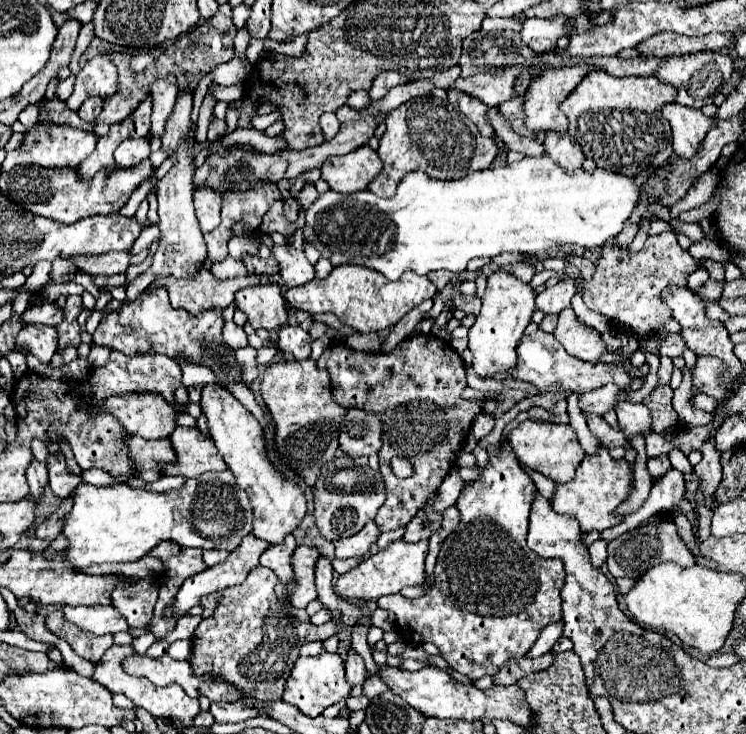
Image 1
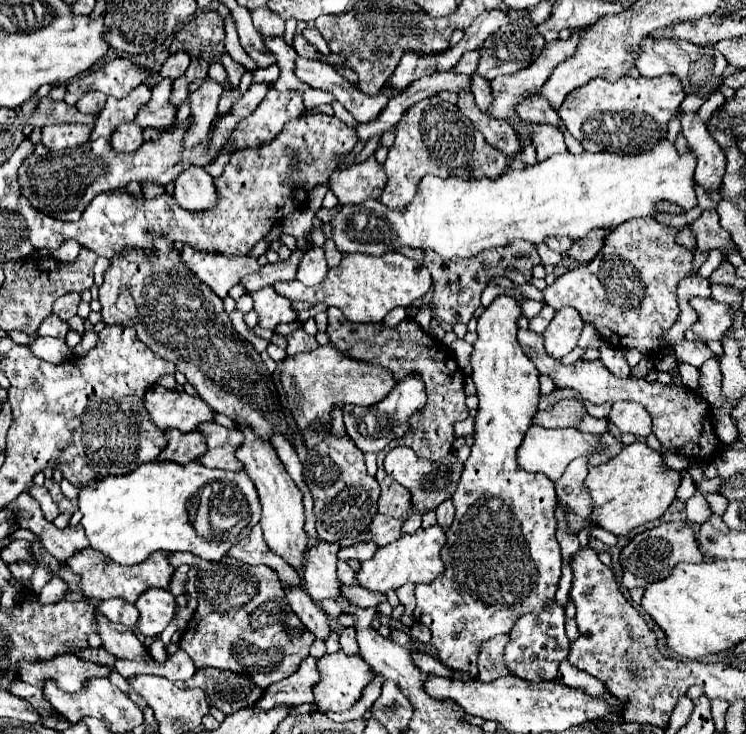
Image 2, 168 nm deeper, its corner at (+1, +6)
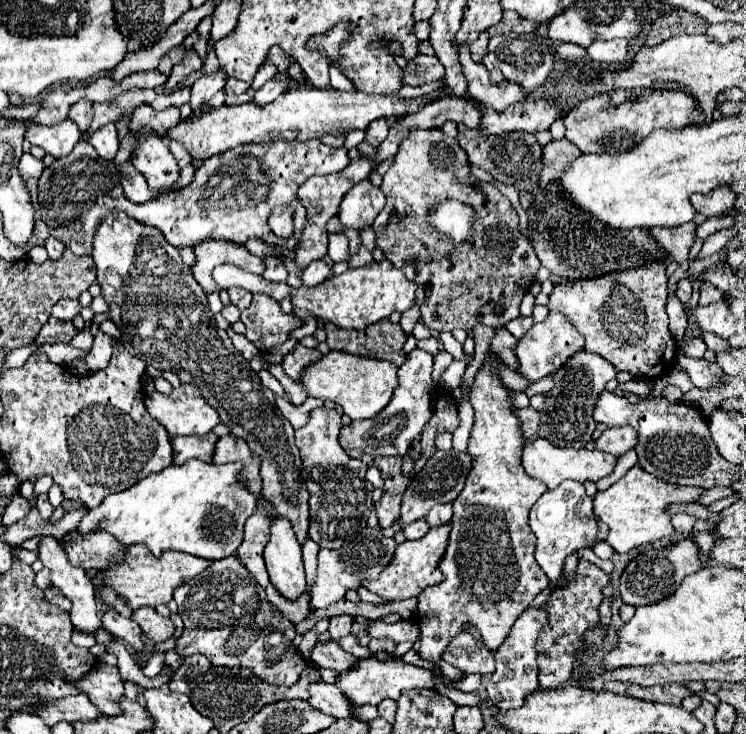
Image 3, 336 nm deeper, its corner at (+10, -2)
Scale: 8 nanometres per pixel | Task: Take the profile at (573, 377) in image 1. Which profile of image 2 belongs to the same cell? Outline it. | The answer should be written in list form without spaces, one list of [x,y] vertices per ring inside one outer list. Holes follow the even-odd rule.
[[[519,329],[517,339],[539,373],[549,375],[553,379],[555,387],[571,387],[585,401],[589,401],[593,405],[617,403],[617,401],[641,403],[653,419],[653,433],[661,441],[663,451],[677,453],[681,457],[687,457],[693,463],[711,463],[721,453],[719,447],[725,447],[725,443],[717,441],[711,405],[699,393],[685,389],[685,387],[677,387],[673,383],[671,385],[663,385],[659,381],[647,383],[645,379],[631,379],[631,377],[619,379],[619,377],[611,375],[599,359],[577,361],[573,365],[561,365],[557,359],[549,359],[549,355],[545,353],[543,335],[534,333],[529,329]]]

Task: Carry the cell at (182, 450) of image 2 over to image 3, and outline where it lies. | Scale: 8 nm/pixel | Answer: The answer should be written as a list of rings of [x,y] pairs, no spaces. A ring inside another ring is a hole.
[[[208,433],[202,437],[174,437],[172,439],[172,449],[174,449],[174,465],[182,465],[190,459],[200,459],[200,461],[212,461],[212,447],[216,443],[216,435]]]

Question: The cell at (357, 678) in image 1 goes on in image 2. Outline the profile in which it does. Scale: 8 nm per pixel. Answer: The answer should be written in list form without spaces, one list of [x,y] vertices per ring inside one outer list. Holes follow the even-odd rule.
[[[343,627],[341,629],[341,647],[343,647],[343,651],[347,653],[347,655],[355,655],[357,653],[357,639],[355,639],[355,631],[353,631],[353,627]]]

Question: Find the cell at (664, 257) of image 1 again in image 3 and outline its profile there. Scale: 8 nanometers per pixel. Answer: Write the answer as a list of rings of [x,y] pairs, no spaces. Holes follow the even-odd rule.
[[[650,259],[640,267],[620,273],[562,281],[554,285],[546,307],[548,311],[558,311],[568,317],[586,339],[586,351],[602,355],[618,371],[628,371],[634,377],[656,379],[672,367],[676,355],[676,341],[668,329],[666,297],[666,263],[664,259]]]

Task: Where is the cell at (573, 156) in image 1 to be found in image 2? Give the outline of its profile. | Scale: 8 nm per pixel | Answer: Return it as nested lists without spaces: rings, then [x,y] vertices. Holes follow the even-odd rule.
[[[531,95],[517,107],[519,117],[527,117],[533,123],[549,123],[553,127],[561,125],[561,119],[553,107],[549,107],[547,99],[541,99],[541,95]]]

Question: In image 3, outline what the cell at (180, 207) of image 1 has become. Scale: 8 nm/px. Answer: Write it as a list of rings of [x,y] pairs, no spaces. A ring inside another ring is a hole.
[[[222,69],[216,71],[216,73],[212,73],[212,75],[200,77],[192,85],[192,99],[190,99],[192,111],[196,111],[202,105],[206,105],[212,99],[212,95],[216,95],[224,85],[226,85],[226,73]]]

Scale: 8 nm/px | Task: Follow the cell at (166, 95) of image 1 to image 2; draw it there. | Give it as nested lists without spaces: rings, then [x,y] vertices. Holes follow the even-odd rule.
[[[177,51],[177,53],[173,53],[167,61],[165,61],[165,65],[161,67],[161,71],[159,71],[159,75],[161,77],[171,77],[171,79],[177,79],[177,77],[181,77],[183,75],[183,71],[189,67],[189,55],[185,55],[185,51]]]

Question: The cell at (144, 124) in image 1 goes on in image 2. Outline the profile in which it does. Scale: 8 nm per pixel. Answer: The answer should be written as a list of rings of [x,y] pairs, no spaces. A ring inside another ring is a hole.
[[[163,79],[159,85],[153,87],[153,97],[151,101],[141,107],[141,111],[137,113],[135,123],[139,127],[153,127],[153,129],[163,129],[165,125],[173,123],[177,109],[173,105],[169,105],[169,95],[173,89],[173,81],[171,79]]]

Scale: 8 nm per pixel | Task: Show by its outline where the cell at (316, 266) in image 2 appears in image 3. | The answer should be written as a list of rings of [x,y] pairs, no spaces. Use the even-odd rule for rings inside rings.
[[[318,259],[318,261],[312,261],[304,271],[302,271],[302,285],[304,287],[316,287],[320,283],[324,283],[328,277],[332,275],[330,267]]]

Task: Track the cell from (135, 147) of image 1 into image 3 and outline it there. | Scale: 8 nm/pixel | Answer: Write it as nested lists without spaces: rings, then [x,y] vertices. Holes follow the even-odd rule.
[[[108,123],[100,127],[88,141],[98,151],[98,155],[102,155],[104,159],[114,159],[118,151],[118,129],[114,123]]]

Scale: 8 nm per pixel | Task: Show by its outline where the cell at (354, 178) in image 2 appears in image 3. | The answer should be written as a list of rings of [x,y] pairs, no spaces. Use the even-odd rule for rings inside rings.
[[[368,179],[356,183],[352,191],[344,195],[338,209],[338,219],[352,229],[364,229],[374,223],[376,215],[384,209],[386,197],[380,187],[374,187]]]

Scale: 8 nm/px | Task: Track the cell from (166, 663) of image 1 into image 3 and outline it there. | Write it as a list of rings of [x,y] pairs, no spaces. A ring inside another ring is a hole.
[[[36,535],[38,537],[38,555],[40,561],[44,563],[44,567],[50,569],[50,579],[52,579],[52,587],[56,587],[62,595],[66,595],[72,601],[72,609],[70,609],[70,619],[76,631],[80,633],[90,633],[96,635],[96,631],[100,629],[102,621],[98,619],[98,605],[96,605],[96,595],[94,595],[94,587],[92,583],[88,583],[88,575],[82,567],[72,567],[64,555],[64,551],[60,551],[60,545],[56,541],[56,537],[52,535]]]

